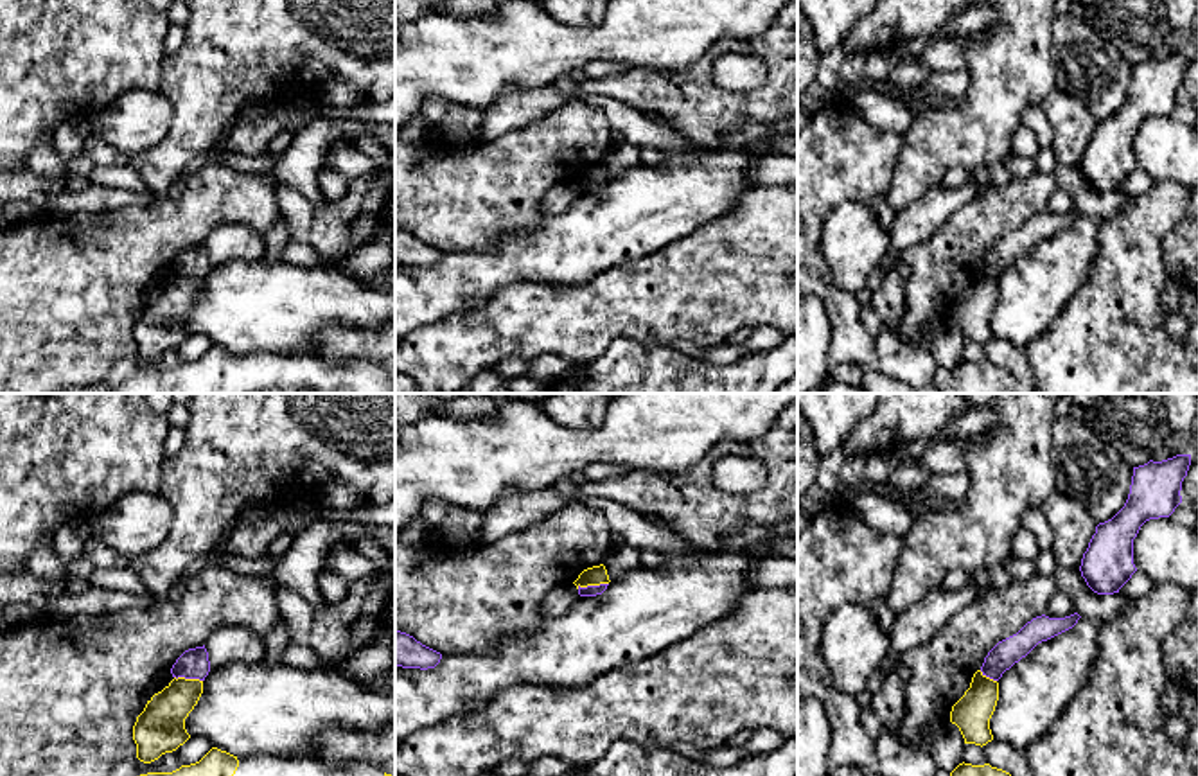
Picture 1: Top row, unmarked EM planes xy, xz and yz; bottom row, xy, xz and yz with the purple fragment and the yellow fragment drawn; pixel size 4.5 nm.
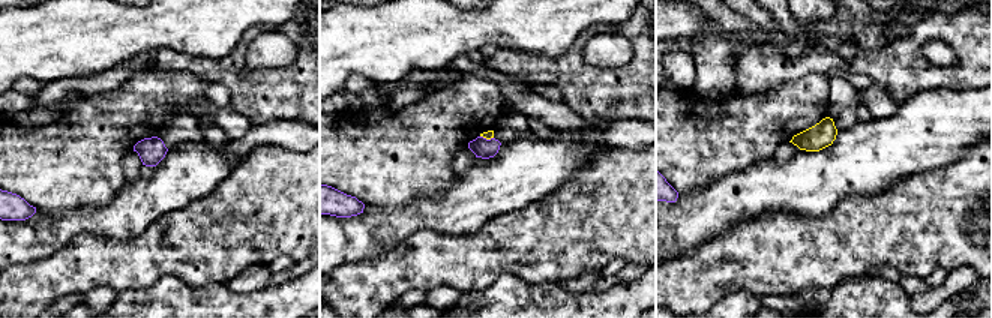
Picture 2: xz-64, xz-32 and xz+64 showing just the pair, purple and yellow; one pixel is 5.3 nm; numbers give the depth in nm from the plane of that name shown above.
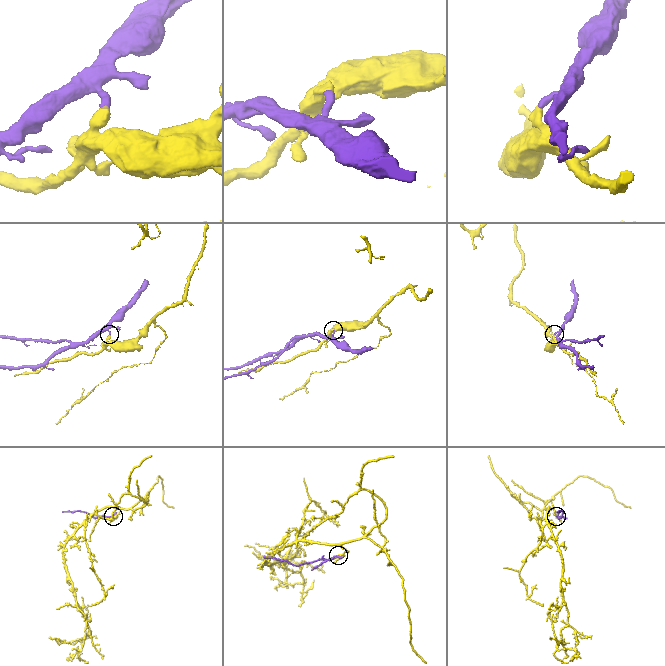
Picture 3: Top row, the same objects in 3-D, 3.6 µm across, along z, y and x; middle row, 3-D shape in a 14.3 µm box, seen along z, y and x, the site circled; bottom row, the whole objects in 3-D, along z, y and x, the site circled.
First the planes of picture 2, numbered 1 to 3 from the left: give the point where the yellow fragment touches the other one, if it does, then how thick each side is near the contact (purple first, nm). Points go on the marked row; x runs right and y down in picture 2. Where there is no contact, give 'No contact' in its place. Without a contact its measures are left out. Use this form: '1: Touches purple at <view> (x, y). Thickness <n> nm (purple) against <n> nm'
1: No contact
2: Touches purple at xz-32 (485, 138). Thickness 110 nm (purple) against 50 nm
3: No contact

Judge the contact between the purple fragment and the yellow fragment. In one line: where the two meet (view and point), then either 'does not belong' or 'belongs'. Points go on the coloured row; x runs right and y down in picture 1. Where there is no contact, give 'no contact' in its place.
meets purple in xz at (591, 586); does not belong

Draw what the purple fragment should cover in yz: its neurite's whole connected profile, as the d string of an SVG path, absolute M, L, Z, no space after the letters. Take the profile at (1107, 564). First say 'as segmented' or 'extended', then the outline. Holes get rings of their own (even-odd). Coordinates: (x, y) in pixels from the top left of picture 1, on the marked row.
as segmented | M1191 454L1133 467L1130 494L1124 507L1096 526L1081 559L1081 577L1097 595L1114 595L1137 571L1133 539L1150 519L1169 517L1182 503L1182 481L1187 476Z

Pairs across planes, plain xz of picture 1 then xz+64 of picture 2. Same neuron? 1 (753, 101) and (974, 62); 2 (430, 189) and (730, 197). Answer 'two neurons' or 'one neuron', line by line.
1: one neuron
2: two neurons

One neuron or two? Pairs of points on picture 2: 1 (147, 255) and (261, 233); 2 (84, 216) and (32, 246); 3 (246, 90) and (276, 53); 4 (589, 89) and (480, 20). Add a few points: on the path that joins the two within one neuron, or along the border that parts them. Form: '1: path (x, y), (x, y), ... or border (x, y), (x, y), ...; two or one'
1: path (176, 242), (209, 242), (224, 233), (233, 233); one
2: path (71, 225), (45, 234); one
3: border (261, 65), (266, 66); two
4: border (500, 47), (542, 56), (560, 56), (566, 51); two

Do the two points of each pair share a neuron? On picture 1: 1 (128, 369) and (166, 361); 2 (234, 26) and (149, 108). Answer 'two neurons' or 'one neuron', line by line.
1: one neuron
2: two neurons

